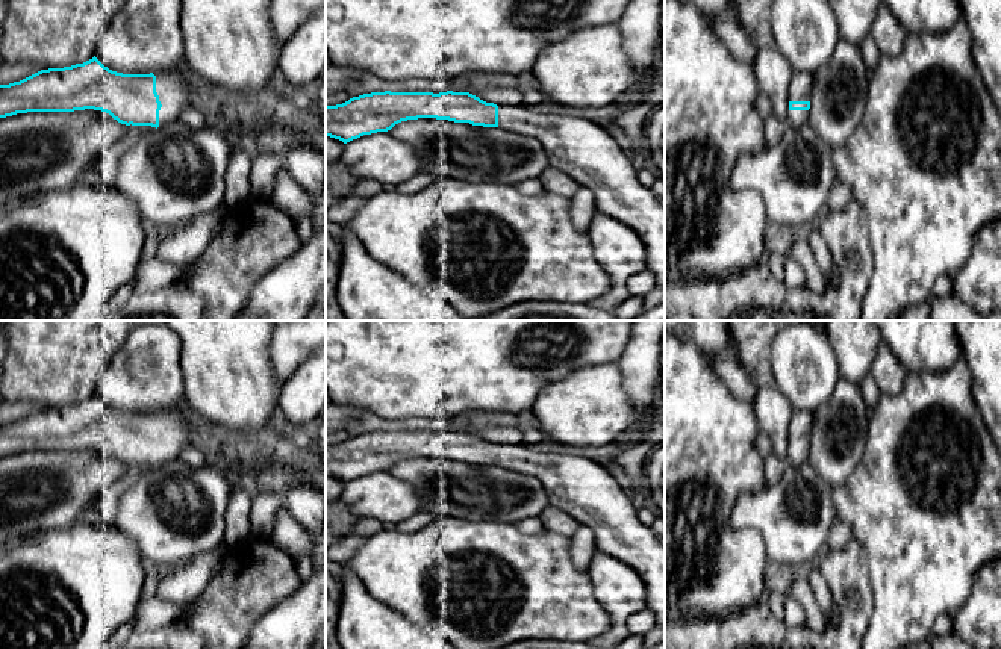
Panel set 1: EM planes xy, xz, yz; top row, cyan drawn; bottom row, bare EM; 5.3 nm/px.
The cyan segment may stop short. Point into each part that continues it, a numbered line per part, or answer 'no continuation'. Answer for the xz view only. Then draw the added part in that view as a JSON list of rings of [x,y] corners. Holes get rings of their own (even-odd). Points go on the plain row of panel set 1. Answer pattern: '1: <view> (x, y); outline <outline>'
1: xz (588, 492); outline [[[524,443],[498,445],[498,466],[538,478],[553,507],[592,529],[597,552],[635,567],[647,587],[647,608],[656,614],[657,628],[665,628],[665,542],[636,517],[627,492],[607,467],[586,457],[542,454]]]

